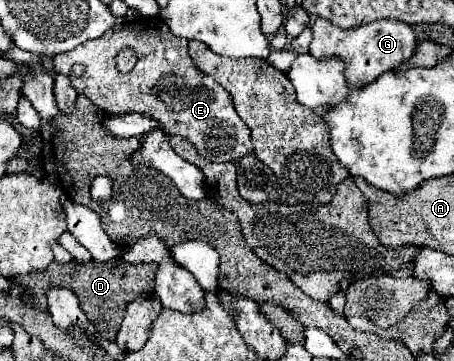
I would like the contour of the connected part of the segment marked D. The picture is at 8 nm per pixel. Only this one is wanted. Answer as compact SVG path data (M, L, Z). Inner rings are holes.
M111 260L105 264L99 262L69 262L69 264L57 264L51 262L43 272L33 272L33 274L25 274L25 276L17 276L17 284L25 284L25 292L29 292L33 296L33 300L21 300L25 306L37 308L41 312L49 312L49 304L47 304L47 290L51 290L53 286L61 286L61 288L69 288L73 290L73 294L79 298L79 306L85 312L85 316L89 320L93 320L95 328L101 332L101 336L115 340L115 334L121 326L123 320L123 312L125 306L143 296L143 294L153 294L155 288L155 272L157 266L155 264L129 264L125 260Z

